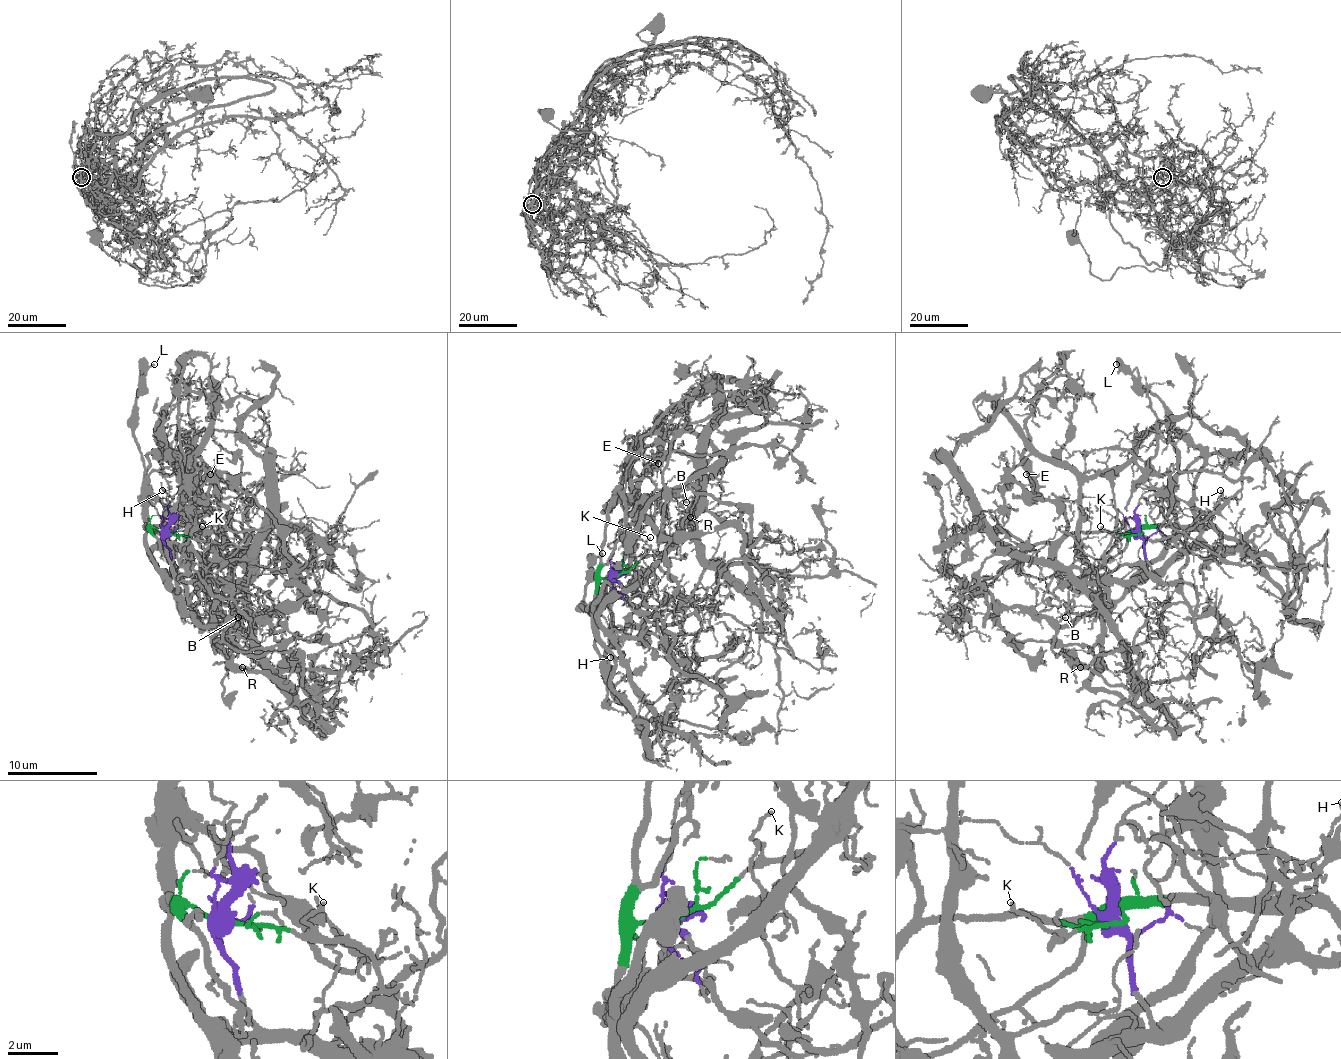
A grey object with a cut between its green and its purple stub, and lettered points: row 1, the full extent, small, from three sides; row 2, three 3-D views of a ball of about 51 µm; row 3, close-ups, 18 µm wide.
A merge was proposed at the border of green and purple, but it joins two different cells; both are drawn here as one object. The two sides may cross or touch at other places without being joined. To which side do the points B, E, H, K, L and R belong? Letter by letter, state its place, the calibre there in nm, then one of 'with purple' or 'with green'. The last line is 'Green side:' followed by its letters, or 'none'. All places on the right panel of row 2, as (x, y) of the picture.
B: place (1065, 617); calibre 140 nm; with green
E: place (1026, 474); calibre 110 nm; with green
H: place (1220, 490); calibre 100 nm; with green
K: place (1100, 526); calibre 130 nm; with green
L: place (1116, 364); calibre 170 nm; with green
R: place (1080, 667); calibre 150 nm; with purple
Green side: B, E, H, K, L

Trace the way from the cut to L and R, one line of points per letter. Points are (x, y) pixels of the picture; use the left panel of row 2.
L: (166, 533), (146, 521), (144, 458), (135, 435), (139, 379), (155, 365)
R: (166, 533), (164, 546), (180, 571), (198, 580), (218, 580), (216, 646), (232, 662), (241, 666)

